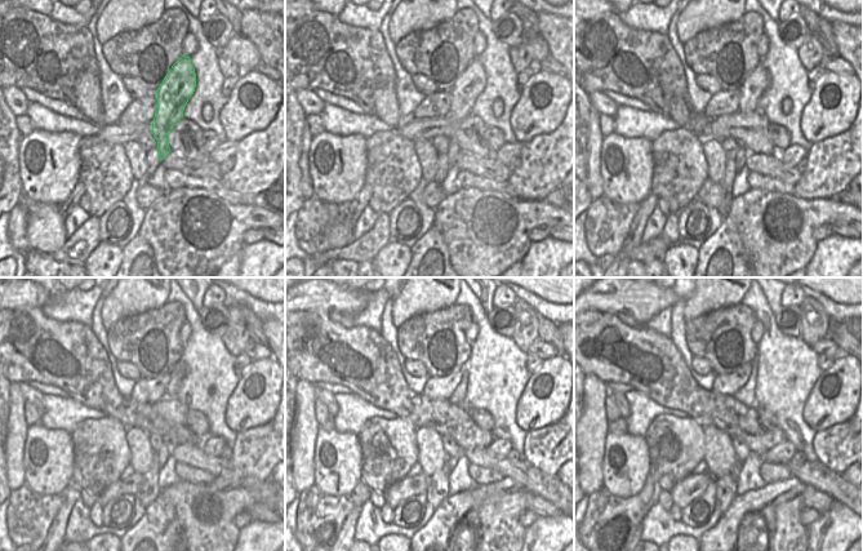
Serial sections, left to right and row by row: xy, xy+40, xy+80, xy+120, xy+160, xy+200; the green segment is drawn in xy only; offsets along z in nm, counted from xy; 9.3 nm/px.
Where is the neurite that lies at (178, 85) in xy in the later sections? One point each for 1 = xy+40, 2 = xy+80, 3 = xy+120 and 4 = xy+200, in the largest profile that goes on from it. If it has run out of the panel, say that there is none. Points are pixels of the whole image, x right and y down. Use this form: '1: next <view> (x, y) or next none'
1: next xy+40 (471, 83)
2: next xy+80 (753, 87)
3: next xy+120 (177, 372)
4: next xy+200 (735, 470)

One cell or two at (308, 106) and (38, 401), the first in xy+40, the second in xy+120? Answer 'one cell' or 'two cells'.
one cell

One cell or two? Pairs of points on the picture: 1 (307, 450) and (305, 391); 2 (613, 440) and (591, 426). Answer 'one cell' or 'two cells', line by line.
1: one cell
2: two cells

